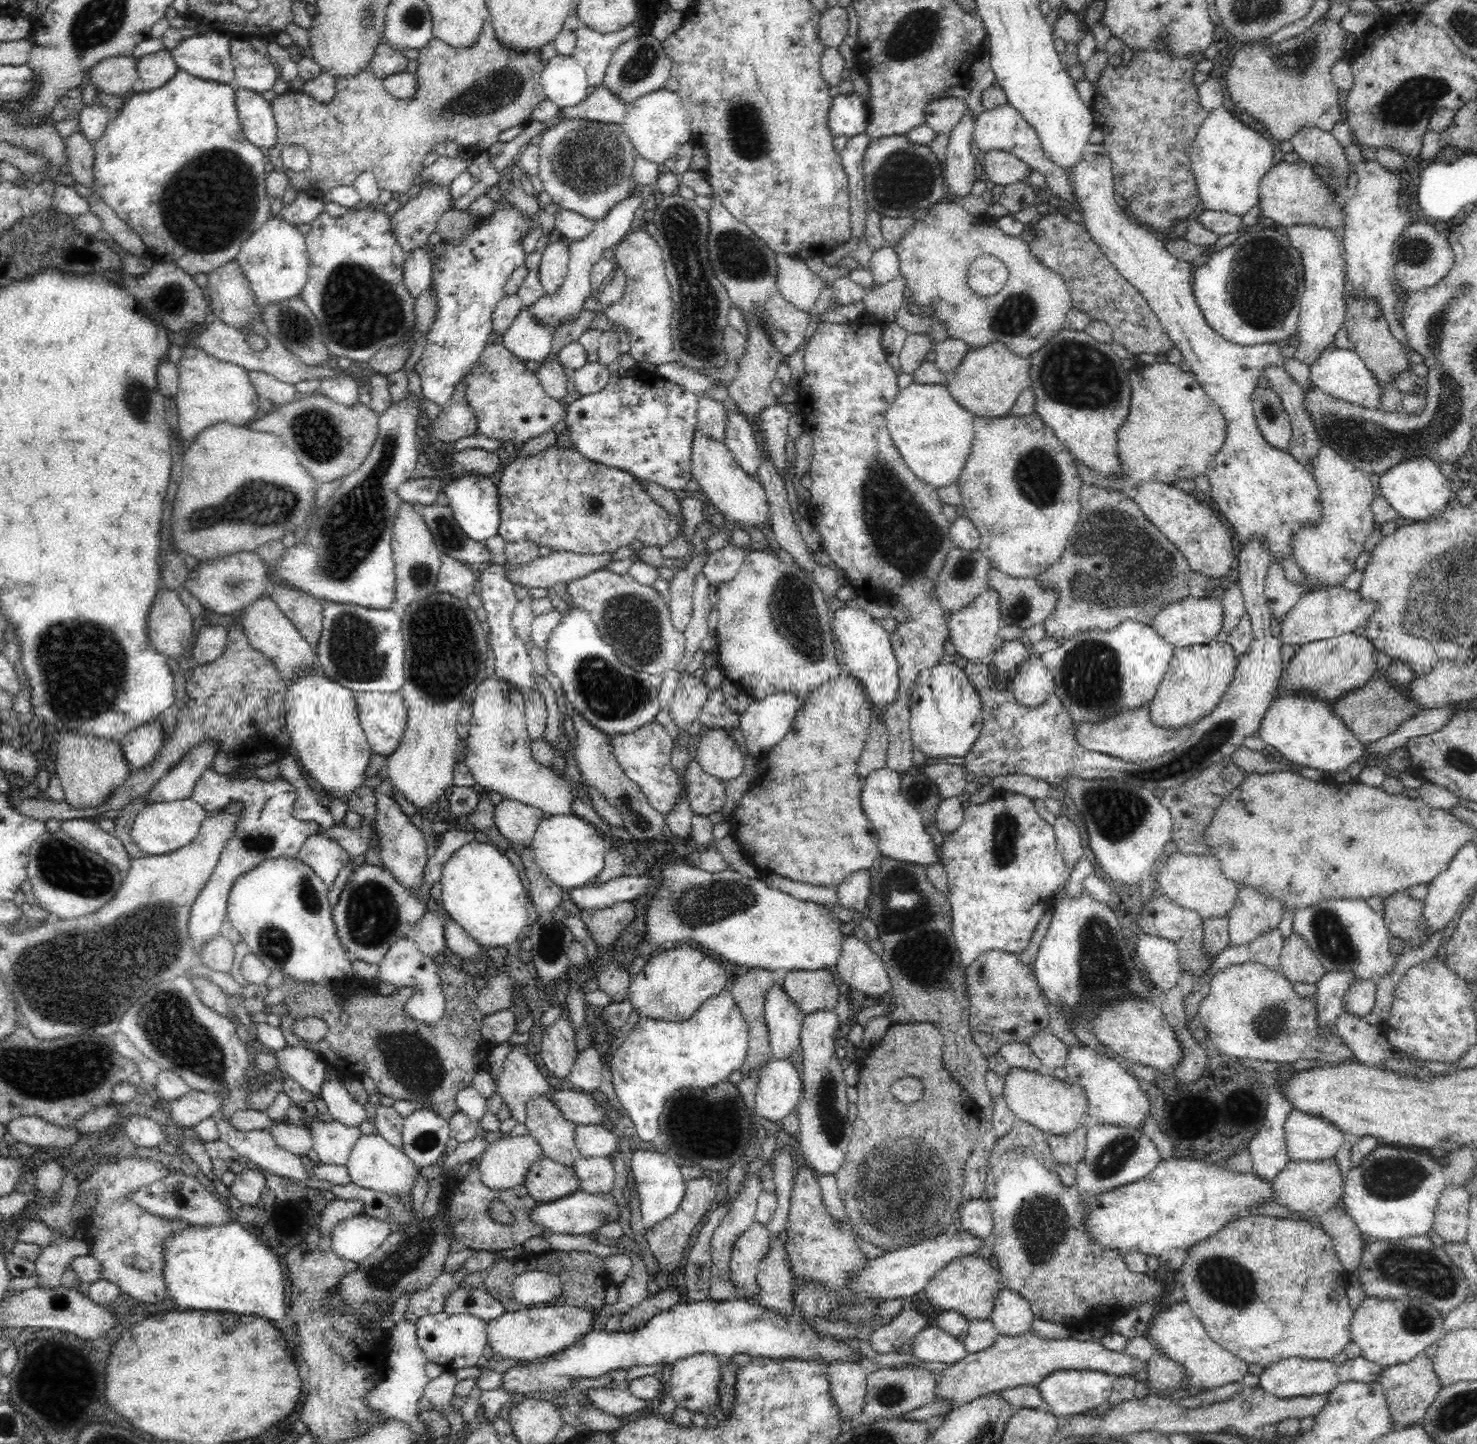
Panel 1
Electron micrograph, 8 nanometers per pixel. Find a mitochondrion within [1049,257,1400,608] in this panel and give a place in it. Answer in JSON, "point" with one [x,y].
{"point":[1270,412]}

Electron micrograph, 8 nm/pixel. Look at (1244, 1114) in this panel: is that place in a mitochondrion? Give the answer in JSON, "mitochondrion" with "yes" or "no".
{"mitochondrion":"no"}

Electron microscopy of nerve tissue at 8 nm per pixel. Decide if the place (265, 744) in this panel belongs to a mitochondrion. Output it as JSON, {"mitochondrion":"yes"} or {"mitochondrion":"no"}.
{"mitochondrion":"no"}

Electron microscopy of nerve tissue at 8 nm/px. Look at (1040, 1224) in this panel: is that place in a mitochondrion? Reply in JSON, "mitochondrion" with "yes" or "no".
{"mitochondrion":"yes"}

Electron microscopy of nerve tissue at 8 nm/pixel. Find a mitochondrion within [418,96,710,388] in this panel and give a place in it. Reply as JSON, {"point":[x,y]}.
{"point":[588,159]}

